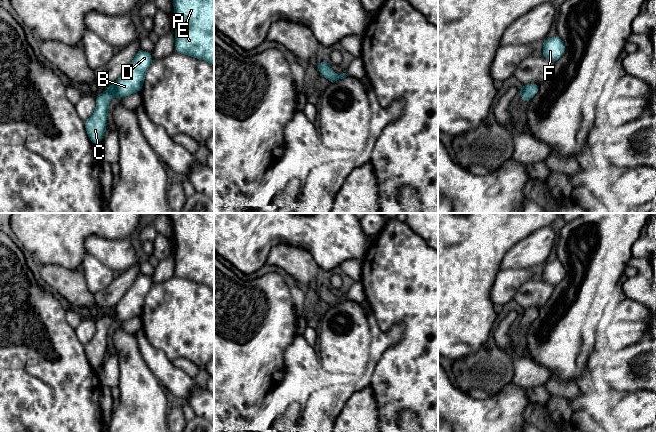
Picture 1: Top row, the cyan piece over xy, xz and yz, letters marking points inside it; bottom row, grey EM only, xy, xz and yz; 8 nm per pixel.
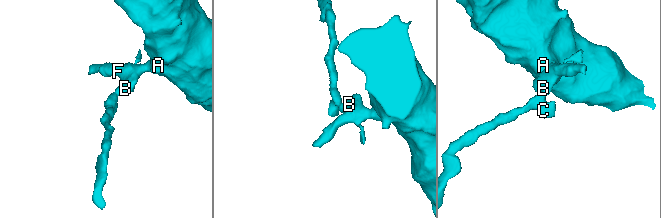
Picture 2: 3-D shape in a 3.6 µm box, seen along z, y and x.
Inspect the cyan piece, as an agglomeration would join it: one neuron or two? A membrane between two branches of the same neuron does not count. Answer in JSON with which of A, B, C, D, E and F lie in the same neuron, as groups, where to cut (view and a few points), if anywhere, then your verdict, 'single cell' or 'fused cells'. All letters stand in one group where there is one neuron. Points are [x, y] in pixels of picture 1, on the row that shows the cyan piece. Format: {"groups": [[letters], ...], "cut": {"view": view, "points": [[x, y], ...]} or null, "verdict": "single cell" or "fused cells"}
{"groups": [["A", "B", "C", "D", "E", "F"]], "cut": null, "verdict": "single cell"}

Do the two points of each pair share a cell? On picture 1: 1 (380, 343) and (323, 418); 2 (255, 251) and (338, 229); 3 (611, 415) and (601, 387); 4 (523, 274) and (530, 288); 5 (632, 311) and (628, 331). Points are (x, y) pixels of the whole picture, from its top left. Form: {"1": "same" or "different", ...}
{"1": "same", "2": "same", "3": "same", "4": "different", "5": "same"}

